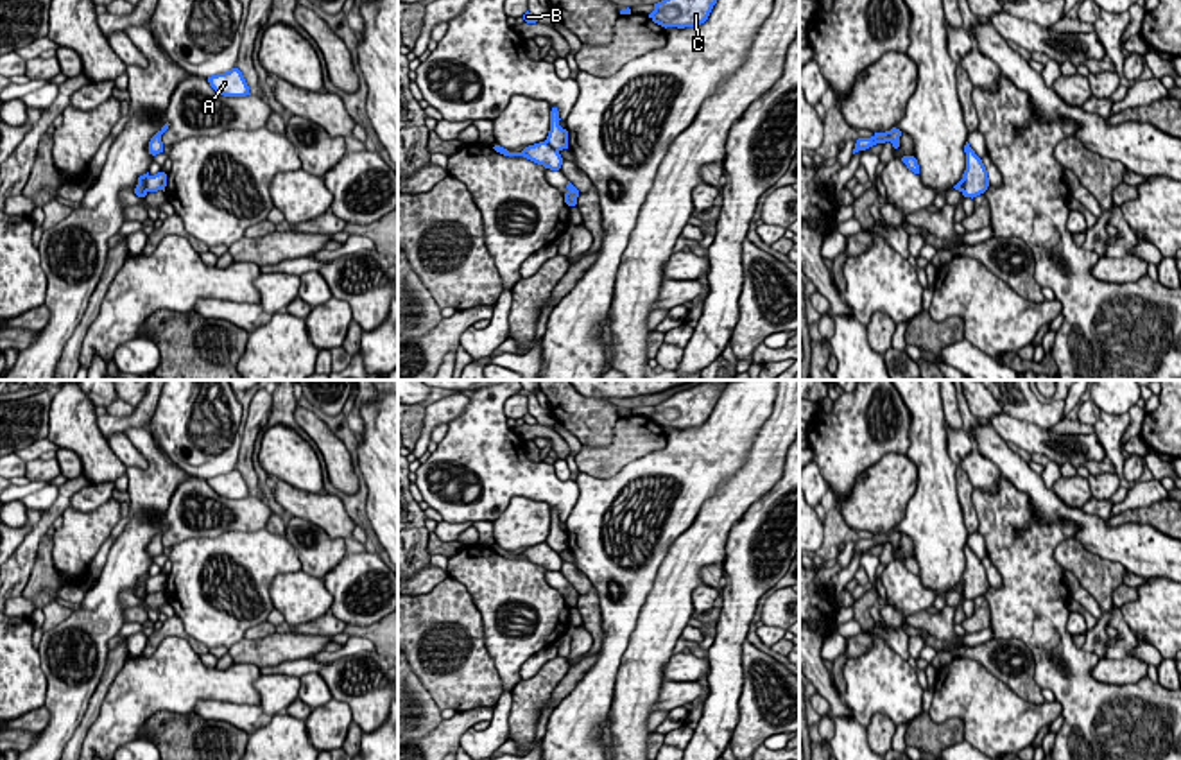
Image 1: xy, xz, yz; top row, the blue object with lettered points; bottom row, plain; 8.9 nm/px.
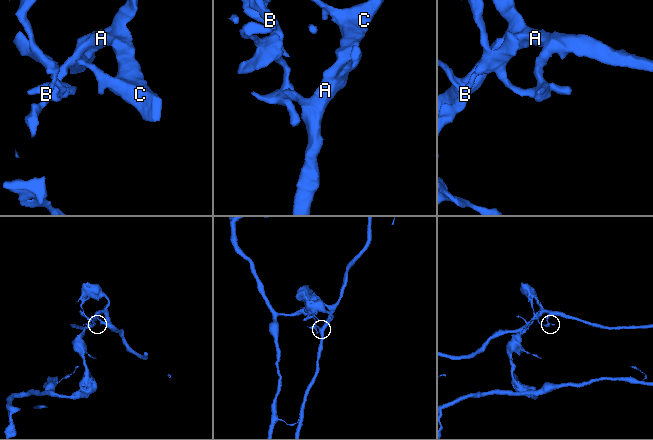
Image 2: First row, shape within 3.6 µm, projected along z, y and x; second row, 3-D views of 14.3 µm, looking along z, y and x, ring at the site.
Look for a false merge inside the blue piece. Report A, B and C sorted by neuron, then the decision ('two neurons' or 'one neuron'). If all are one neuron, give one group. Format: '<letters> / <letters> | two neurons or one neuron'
A C / B | two neurons

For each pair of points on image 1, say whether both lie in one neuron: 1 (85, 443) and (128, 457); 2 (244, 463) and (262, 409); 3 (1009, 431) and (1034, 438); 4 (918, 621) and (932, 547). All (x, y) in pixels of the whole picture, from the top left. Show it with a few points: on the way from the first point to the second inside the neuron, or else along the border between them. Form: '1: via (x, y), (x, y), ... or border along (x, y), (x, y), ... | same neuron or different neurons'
1: border along (104, 438), (108, 447), (128, 466) | different neurons
2: via (246, 450), (248, 434), (255, 422) | same neuron
3: via (1015, 431), (1029, 438) | same neuron
4: border along (945, 604), (939, 612) | different neurons

